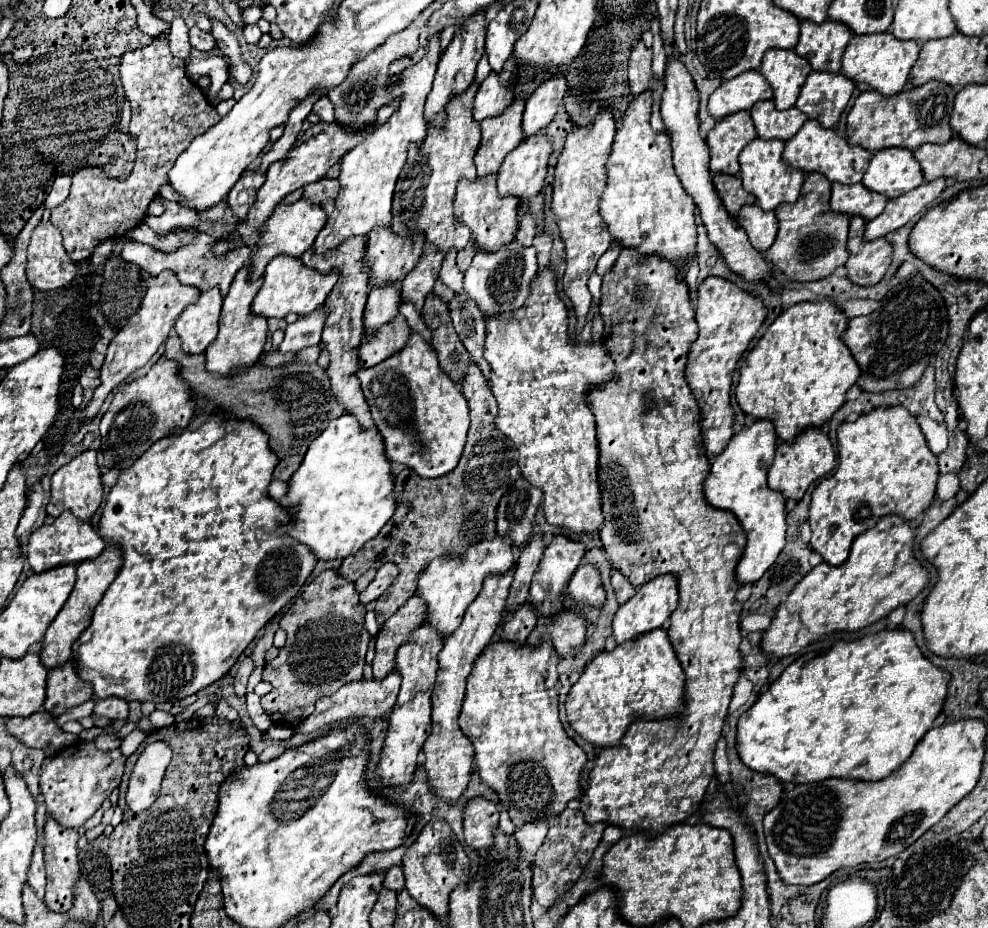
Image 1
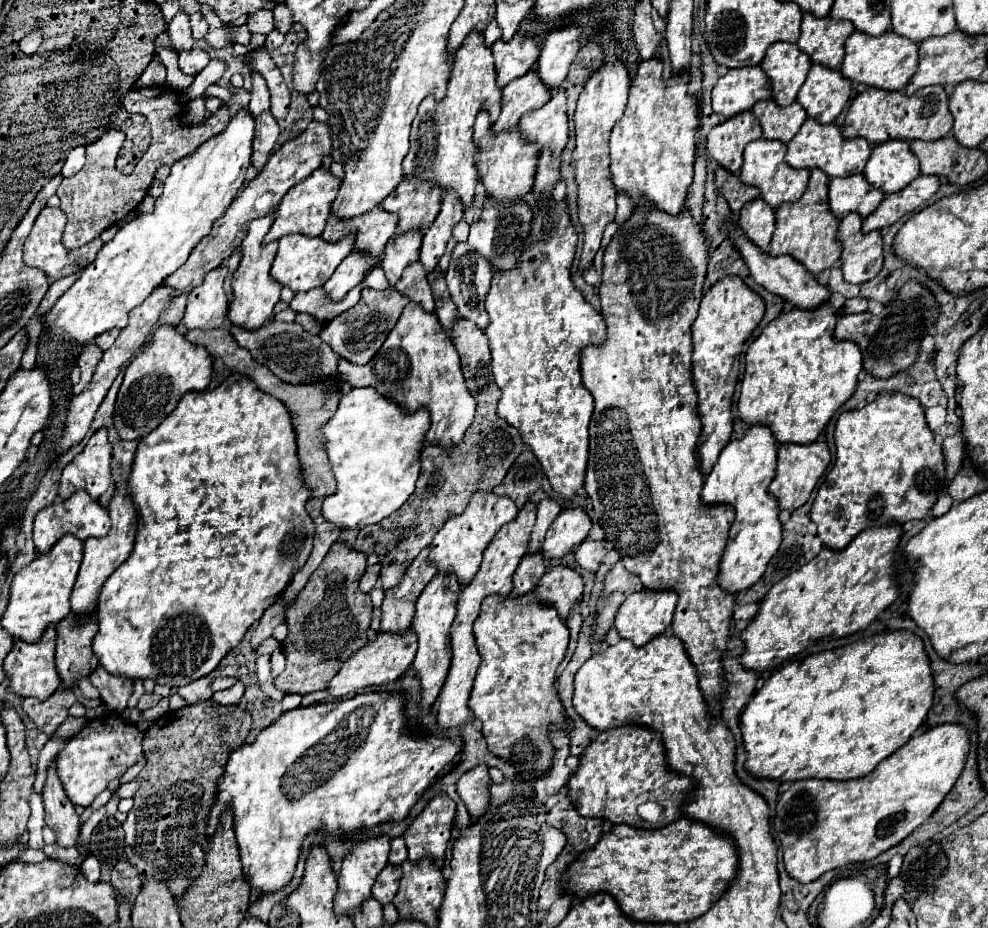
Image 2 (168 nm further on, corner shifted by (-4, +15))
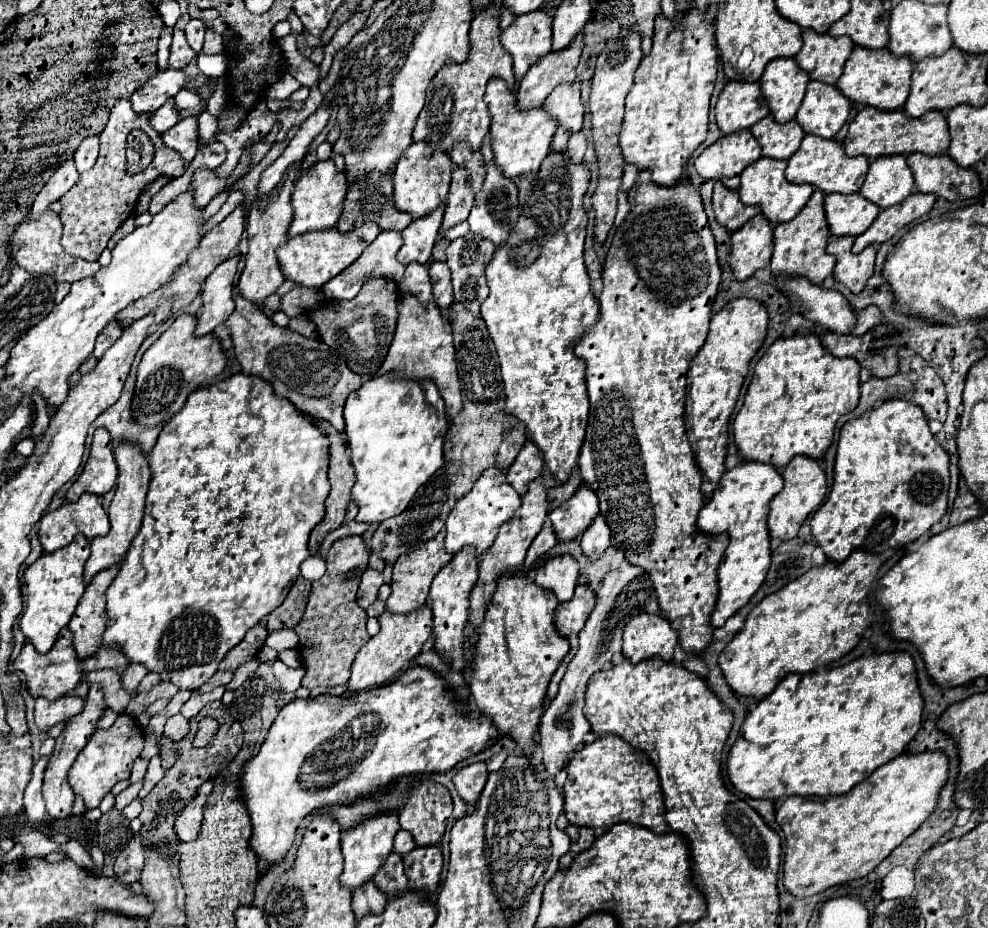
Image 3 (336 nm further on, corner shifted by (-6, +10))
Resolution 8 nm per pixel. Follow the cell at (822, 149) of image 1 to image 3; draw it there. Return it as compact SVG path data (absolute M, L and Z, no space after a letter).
M806 134L800 148L788 160L786 178L796 184L808 182L826 194L830 194L830 192L852 194L852 192L860 190L860 186L866 178L866 172L868 172L868 158L862 158L862 156L850 158L850 156L846 156L844 148L836 140L824 140L824 138Z

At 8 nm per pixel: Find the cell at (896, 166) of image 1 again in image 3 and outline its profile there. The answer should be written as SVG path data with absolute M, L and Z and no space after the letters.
M894 154L890 158L874 158L860 188L860 194L878 204L880 210L900 204L912 192L914 176L910 174L910 168L906 166L906 158L902 154Z

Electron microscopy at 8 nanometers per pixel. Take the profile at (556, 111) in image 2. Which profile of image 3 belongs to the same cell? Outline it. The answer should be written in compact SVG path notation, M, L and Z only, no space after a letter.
M562 84L546 100L544 110L556 120L556 126L566 128L568 134L576 134L582 128L584 106L580 102L580 84Z

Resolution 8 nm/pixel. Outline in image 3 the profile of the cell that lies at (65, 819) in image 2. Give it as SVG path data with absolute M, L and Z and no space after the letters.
M90 686L90 692L88 692L88 698L86 698L86 704L84 704L84 710L80 714L76 714L74 718L68 720L64 732L56 738L56 748L50 756L50 762L46 766L46 772L44 772L44 786L42 786L42 792L44 792L44 800L46 800L46 812L54 818L68 818L72 814L72 802L74 802L74 792L70 790L70 784L66 780L66 774L72 766L72 762L76 760L76 756L80 754L80 750L84 748L84 744L88 742L88 738L92 736L92 732L96 730L96 720L100 718L102 710L104 710L104 700L102 700L102 692L98 686Z

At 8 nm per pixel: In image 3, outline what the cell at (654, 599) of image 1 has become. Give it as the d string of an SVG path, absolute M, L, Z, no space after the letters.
M638 614L624 628L622 654L634 664L660 656L662 660L672 660L674 646L678 644L678 632L660 614Z

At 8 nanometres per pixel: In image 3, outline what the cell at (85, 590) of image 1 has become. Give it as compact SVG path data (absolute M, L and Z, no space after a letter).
M120 444L116 446L116 464L118 464L118 484L116 484L116 494L110 502L108 508L108 516L110 516L110 532L104 538L94 538L90 542L90 558L86 562L84 568L84 582L88 584L98 572L118 564L124 560L134 536L140 530L142 524L142 514L144 514L144 498L146 498L146 490L150 484L150 468L148 468L148 460L146 456L132 444Z

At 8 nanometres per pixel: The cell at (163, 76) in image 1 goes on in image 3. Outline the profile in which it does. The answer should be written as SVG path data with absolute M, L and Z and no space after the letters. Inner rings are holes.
M118 100L114 104L110 112L110 120L98 138L100 138L100 154L98 154L96 164L88 172L82 172L76 186L72 186L60 198L62 200L60 220L64 224L62 248L70 256L78 256L84 260L98 260L100 252L106 248L106 242L110 240L114 230L136 210L142 188L146 188L150 182L154 182L162 174L172 174L172 178L178 178L186 170L182 156L174 154L174 150L170 150L162 142L162 136L150 126L150 114L134 114L130 100ZM134 128L144 130L152 138L156 146L156 154L154 154L152 164L146 170L130 175L126 169L126 136Z

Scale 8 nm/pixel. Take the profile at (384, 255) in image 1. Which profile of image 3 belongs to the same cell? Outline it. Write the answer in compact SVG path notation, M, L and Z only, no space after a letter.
M414 142L398 160L394 170L394 206L400 212L408 212L412 218L422 218L430 214L440 204L446 202L448 188L450 188L450 174L452 174L452 160L444 152L428 150L424 142Z

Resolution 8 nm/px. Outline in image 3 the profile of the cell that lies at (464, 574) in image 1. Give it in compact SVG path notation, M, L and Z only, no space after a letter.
M498 468L486 470L486 474L478 478L476 486L452 508L446 520L446 550L454 554L466 546L472 546L476 548L476 556L480 558L492 546L500 526L514 516L518 506L520 506L520 496L506 482L506 474L500 472Z

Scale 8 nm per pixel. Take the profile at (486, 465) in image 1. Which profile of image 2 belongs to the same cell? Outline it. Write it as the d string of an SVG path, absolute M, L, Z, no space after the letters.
M458 317L452 327L452 341L462 359L462 373L468 391L476 399L476 415L464 439L450 451L438 445L424 447L422 471L412 497L396 513L392 513L388 521L380 521L380 525L370 525L358 533L354 549L376 553L380 557L380 581L384 589L390 589L400 581L412 559L432 543L432 537L438 533L440 525L444 525L448 517L460 515L476 491L492 491L496 485L500 485L524 447L520 431L496 415L500 389L492 377L492 357L484 331L480 331L472 321Z

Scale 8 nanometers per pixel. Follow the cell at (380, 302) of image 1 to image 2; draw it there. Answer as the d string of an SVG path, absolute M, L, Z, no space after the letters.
M412 229L406 233L396 233L386 243L386 259L382 261L382 269L390 281L390 285L396 285L402 271L420 257L420 245L422 245L422 231Z

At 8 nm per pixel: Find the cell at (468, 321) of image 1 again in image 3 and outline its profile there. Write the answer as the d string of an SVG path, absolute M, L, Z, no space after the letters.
M468 232L464 238L458 238L454 242L450 242L448 250L446 250L446 264L452 272L452 286L454 286L454 298L456 302L464 304L466 310L470 310L474 316L480 316L480 306L488 296L488 286L486 286L486 266L490 262L490 258L494 256L496 246L488 240L482 240L480 236Z

